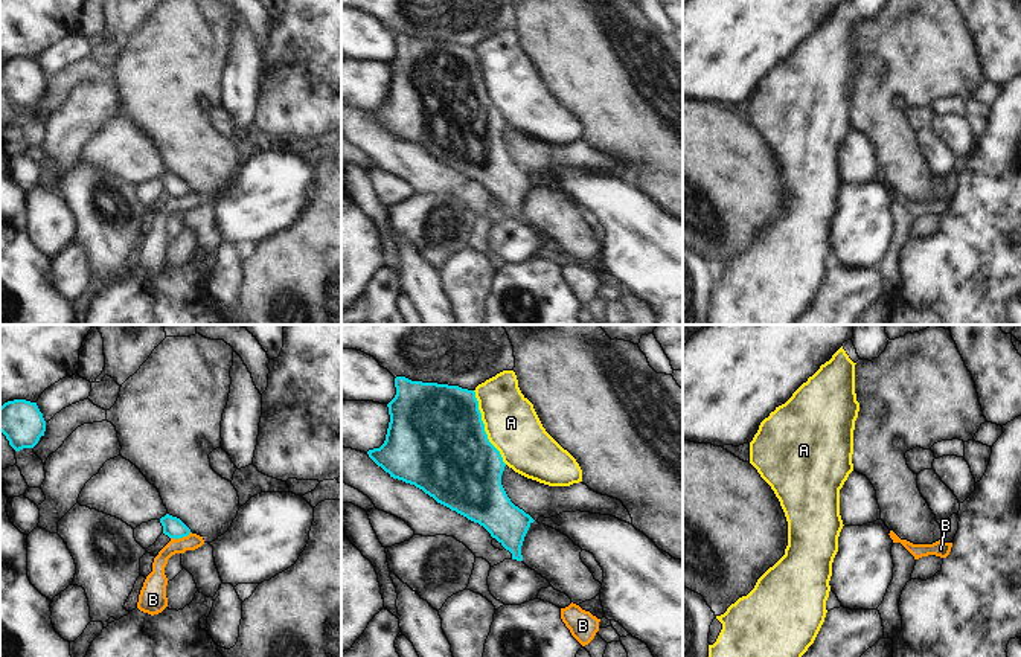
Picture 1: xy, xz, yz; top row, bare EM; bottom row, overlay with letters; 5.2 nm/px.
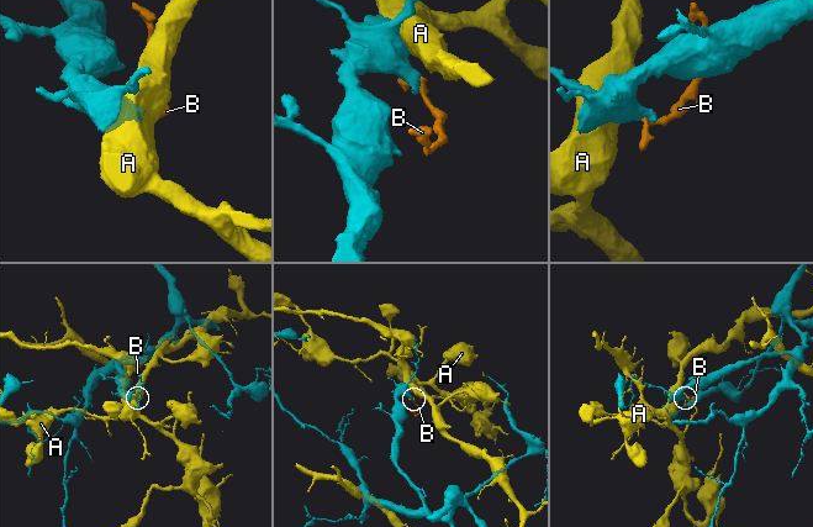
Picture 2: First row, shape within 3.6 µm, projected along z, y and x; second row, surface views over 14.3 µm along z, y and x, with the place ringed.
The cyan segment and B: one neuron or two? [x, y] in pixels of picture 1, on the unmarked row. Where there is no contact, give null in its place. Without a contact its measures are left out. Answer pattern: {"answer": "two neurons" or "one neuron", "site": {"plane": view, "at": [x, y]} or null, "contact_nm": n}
{"answer": "two neurons", "site": {"plane": "xy", "at": [180, 195]}, "contact_nm": 120}

